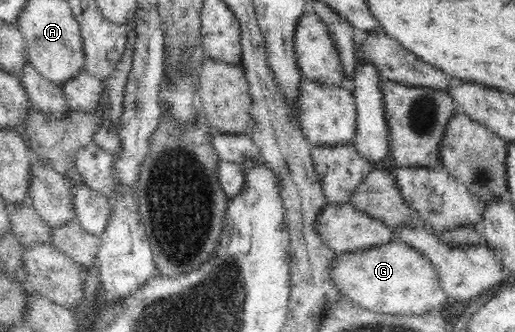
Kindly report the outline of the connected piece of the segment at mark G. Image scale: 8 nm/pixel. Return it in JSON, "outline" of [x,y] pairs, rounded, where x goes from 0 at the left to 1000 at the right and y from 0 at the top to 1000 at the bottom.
{"outline":[[[767,723],[693,759],[656,765],[643,807],[643,846],[674,913],[765,949],[850,940],[868,910],[856,840],[841,792],[794,732]]]}

